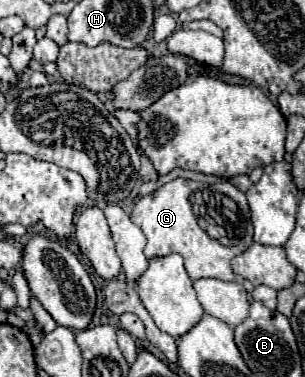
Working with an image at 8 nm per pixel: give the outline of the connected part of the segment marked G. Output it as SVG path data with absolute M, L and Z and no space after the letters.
M174 179L166 185L162 185L158 191L138 197L134 207L132 207L132 221L144 231L148 243L144 247L146 257L162 257L170 253L178 253L184 257L186 271L192 281L202 279L202 277L214 277L222 281L232 281L234 273L230 269L230 259L242 253L240 247L226 247L218 243L216 239L210 239L206 231L200 229L196 215L192 213L188 197L200 187L196 181L186 181L186 179Z

